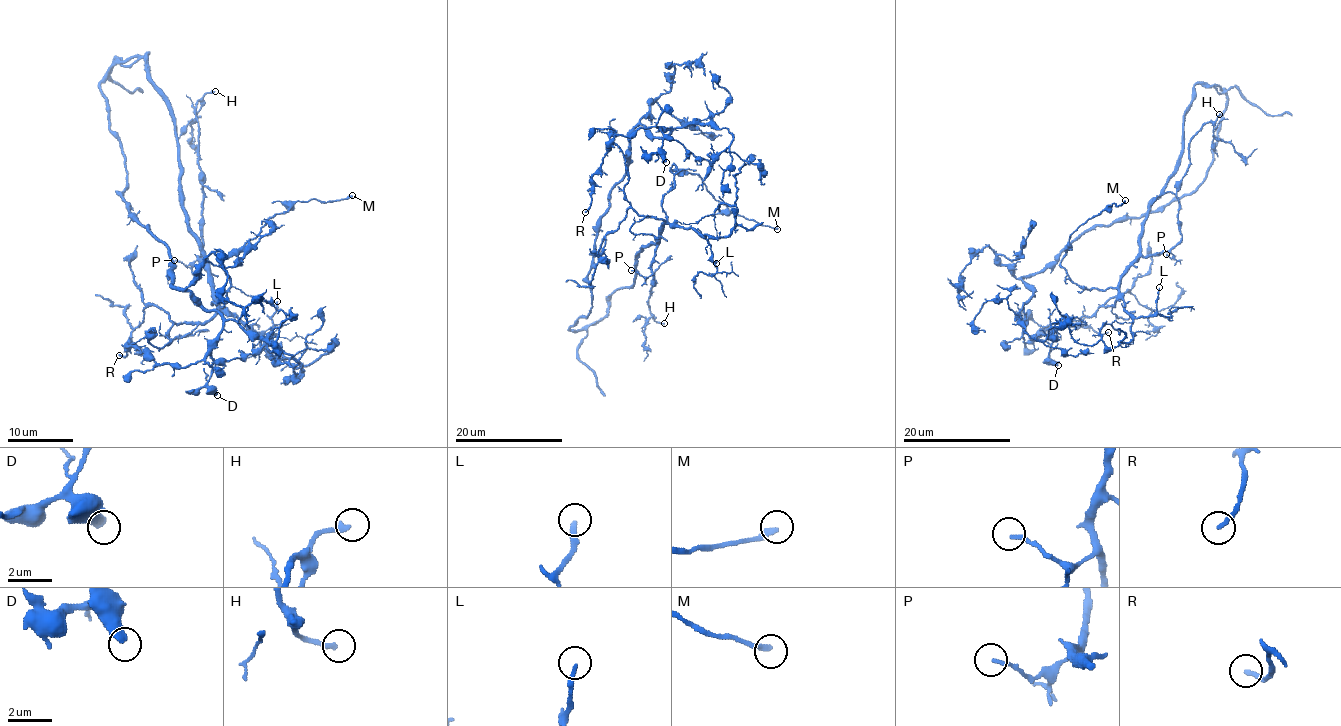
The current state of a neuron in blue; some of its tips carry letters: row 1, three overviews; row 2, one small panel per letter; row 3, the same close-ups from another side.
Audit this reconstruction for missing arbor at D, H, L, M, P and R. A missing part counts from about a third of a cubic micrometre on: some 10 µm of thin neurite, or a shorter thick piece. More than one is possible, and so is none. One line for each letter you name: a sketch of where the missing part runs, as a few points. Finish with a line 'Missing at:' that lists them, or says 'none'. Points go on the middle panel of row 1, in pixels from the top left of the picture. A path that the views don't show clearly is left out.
M: (777, 229), (784, 236), (799, 240), (802, 247), (787, 299), (776, 307), (763, 309), (749, 298), (745, 286)
Missing at: H, L, M

